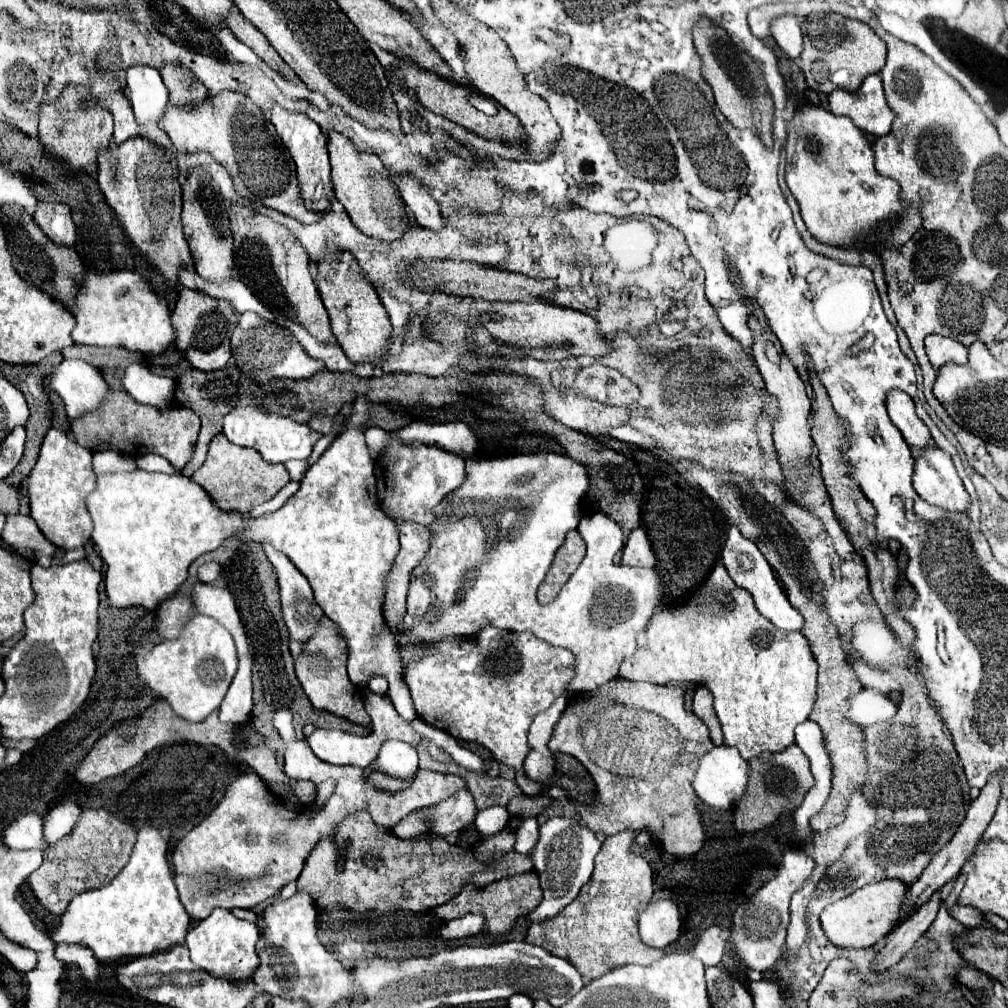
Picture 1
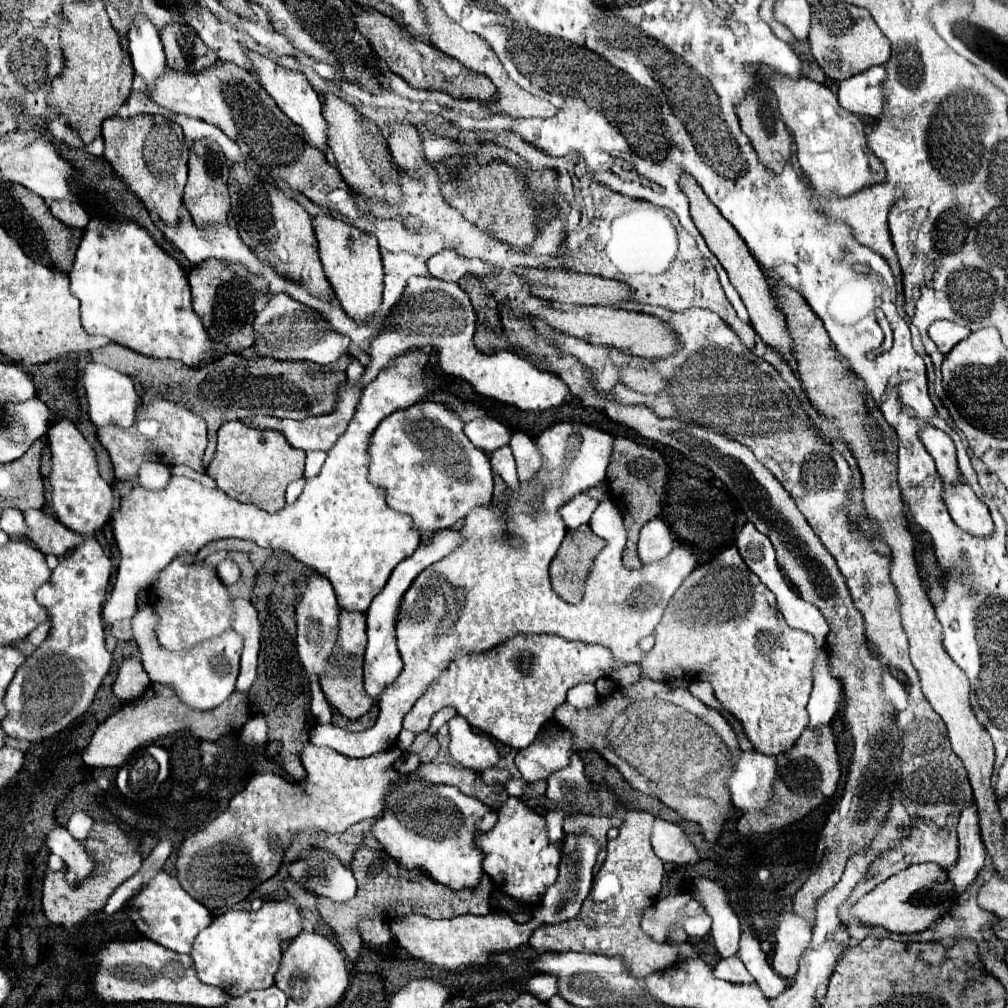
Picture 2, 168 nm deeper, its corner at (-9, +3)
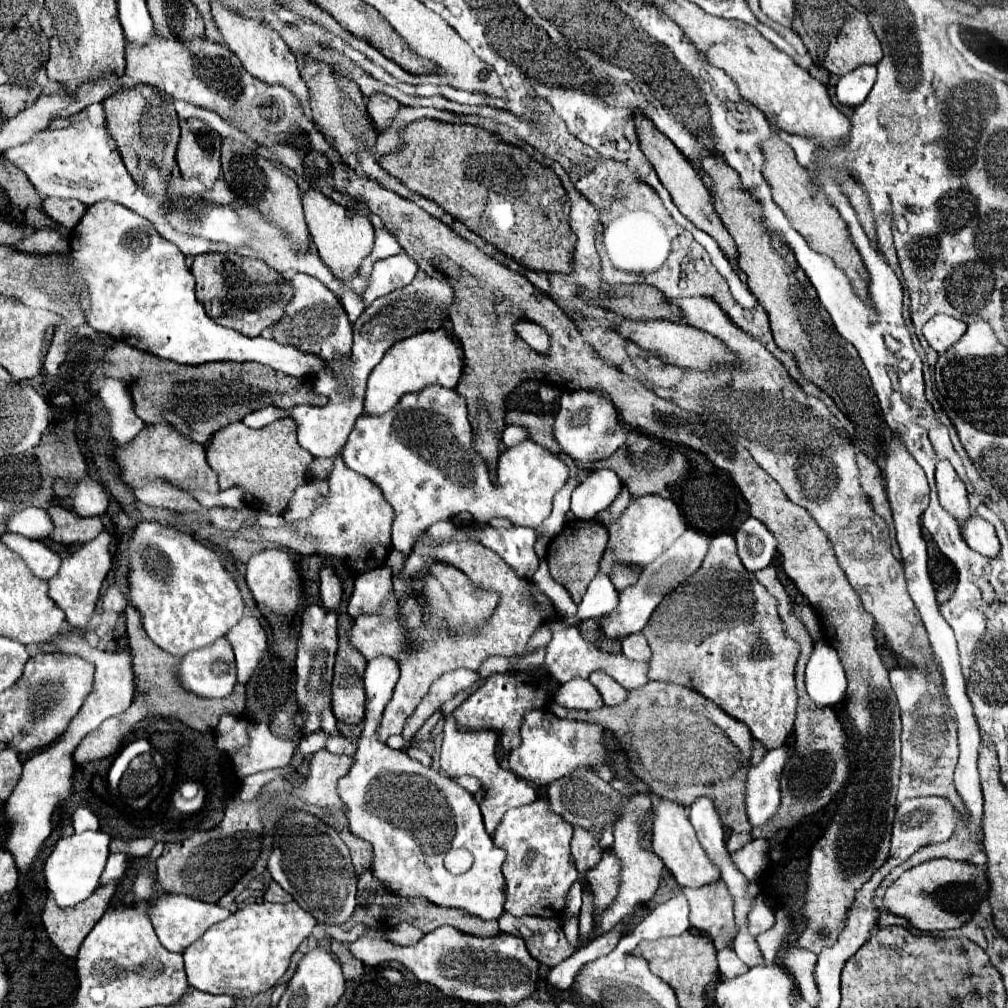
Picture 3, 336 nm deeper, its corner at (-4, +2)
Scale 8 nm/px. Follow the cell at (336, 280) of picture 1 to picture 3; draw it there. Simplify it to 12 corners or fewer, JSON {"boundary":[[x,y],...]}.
{"boundary":[[303,194],[321,260],[341,282],[373,250],[369,216]]}

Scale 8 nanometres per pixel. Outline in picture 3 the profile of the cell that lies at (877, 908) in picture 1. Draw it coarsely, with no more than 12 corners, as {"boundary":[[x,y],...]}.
{"boundary":[[937,858],[887,890],[923,932],[961,928],[987,898],[985,866]]}

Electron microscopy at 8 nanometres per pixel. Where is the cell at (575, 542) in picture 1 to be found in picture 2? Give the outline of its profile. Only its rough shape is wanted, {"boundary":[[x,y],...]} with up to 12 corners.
{"boundary":[[588,525],[566,533],[550,581],[566,603],[582,599],[604,541]]}

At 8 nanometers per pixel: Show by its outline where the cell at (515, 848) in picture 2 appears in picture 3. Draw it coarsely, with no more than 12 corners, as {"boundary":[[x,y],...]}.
{"boundary":[[547,798],[507,810],[505,912],[563,916],[573,826]]}

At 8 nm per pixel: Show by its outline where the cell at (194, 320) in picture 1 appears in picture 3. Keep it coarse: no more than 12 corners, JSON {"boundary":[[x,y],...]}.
{"boundary":[[199,254],[209,318],[245,336],[275,324],[291,282],[255,258]]}

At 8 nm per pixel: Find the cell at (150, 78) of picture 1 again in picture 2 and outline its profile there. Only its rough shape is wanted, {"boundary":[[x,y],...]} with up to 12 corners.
{"boundary":[[136,17],[128,33],[134,73],[146,91],[166,69],[154,25]]}

